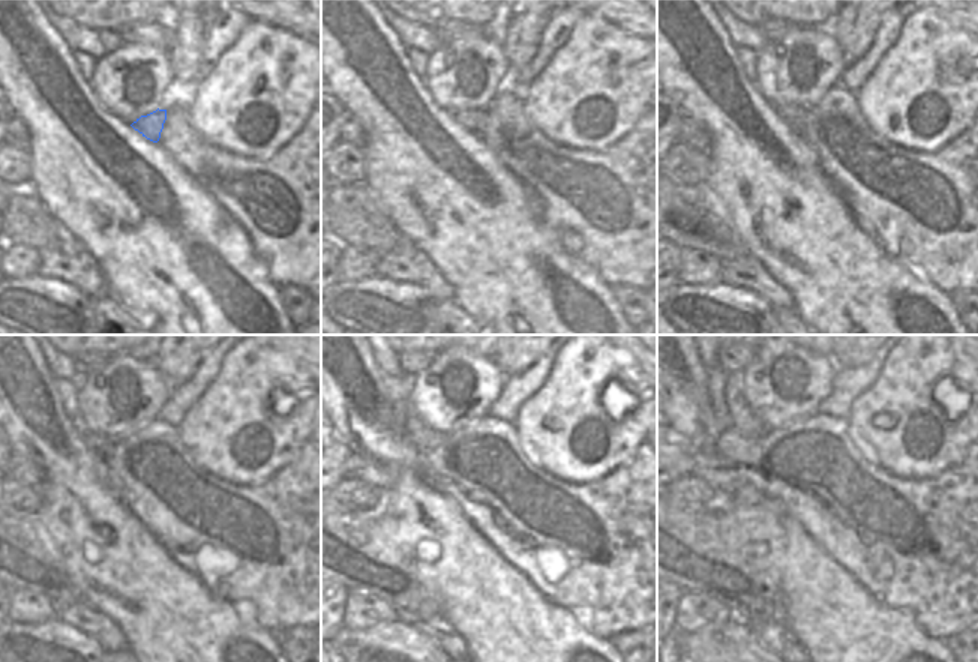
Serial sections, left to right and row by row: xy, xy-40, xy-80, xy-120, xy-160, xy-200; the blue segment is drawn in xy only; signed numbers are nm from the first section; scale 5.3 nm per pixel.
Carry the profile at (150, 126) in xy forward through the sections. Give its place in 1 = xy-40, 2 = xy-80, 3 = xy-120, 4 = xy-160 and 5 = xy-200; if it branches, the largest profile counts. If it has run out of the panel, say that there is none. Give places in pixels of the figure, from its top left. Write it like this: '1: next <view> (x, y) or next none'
1: next xy-40 (474, 120)
2: next xy-80 (794, 116)
3: next xy-120 (101, 445)
4: next xy-160 (423, 439)
5: next xy-200 (741, 418)

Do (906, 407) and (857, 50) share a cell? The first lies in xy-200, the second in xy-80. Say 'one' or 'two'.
two

